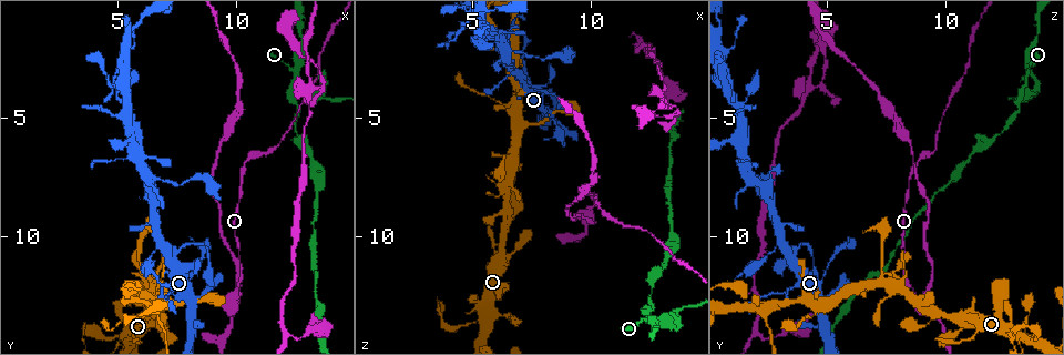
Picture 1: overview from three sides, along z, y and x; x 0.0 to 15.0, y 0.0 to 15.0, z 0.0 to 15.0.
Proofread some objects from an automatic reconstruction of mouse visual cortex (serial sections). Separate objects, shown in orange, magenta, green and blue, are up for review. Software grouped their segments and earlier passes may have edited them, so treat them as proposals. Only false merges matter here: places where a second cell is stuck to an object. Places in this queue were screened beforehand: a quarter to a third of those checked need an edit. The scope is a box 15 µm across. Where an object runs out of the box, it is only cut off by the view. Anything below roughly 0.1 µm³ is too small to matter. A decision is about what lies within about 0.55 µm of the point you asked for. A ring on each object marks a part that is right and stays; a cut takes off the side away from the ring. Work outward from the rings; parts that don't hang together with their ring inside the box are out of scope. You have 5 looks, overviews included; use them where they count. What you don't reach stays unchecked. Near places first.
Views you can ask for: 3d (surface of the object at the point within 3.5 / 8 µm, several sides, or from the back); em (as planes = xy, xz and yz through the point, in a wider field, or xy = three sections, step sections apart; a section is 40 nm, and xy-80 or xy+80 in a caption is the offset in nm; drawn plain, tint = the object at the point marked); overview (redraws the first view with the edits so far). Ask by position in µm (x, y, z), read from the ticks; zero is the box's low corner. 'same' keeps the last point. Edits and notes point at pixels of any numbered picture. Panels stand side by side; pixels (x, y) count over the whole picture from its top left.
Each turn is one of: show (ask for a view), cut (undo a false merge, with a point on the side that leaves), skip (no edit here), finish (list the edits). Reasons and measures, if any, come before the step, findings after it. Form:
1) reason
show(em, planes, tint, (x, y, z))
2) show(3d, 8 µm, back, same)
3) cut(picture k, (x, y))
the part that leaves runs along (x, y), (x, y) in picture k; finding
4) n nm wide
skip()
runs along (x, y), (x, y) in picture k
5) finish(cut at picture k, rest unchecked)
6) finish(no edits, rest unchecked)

thin neck
show(3d, 3.5 µm, (4.5, 14.4, 13.8))

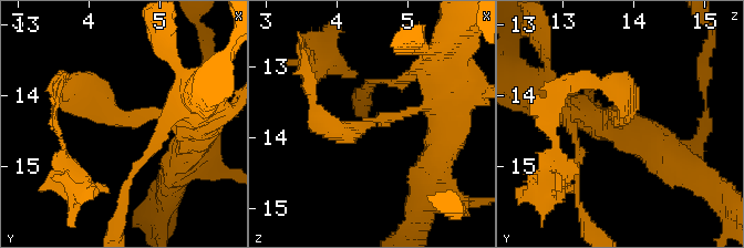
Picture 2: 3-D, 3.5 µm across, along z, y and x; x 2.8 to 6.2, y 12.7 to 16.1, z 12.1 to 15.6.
arms of 200, 300 nm; shape alone is not enough
show(em, planes, tint, (4.50, 14.40, 13.75))

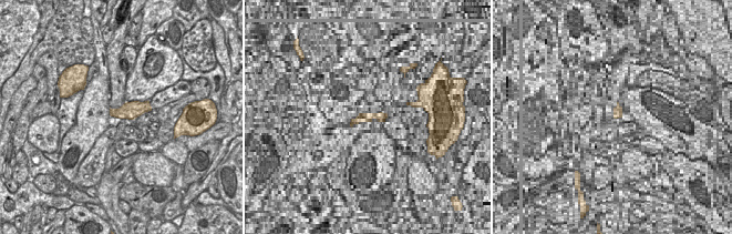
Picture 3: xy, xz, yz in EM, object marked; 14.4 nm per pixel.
260 nm wide
skip()
runs along (194, 119), (120, 122), (69, 88) in picture 2; one cell here

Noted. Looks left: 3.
thin neck
show(3d, 3.5 µm, (10.1, 11.2, 8.2))

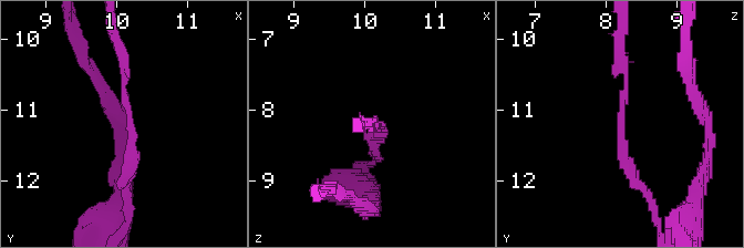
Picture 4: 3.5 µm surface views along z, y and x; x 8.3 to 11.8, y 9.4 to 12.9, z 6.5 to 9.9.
arms of 150, 200 nm; need the tissue
show(em, xy, step 3, tint, (10.15, 11.05, 8.25))

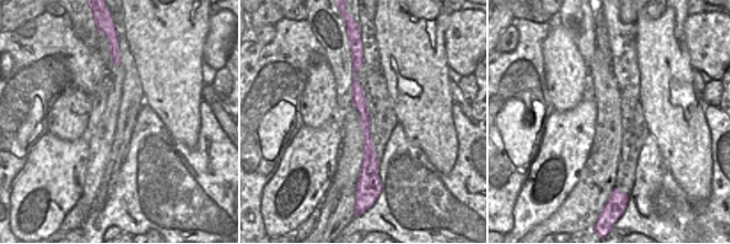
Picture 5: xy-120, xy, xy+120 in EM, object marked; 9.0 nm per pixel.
cut(picture 4, (128, 166))
the part that leaves runs along (121, 83), (131, 121), (124, 185) in picture 4; a second cell is stuck on

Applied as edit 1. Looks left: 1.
finish(cut at picture 4, rest unchecked)

